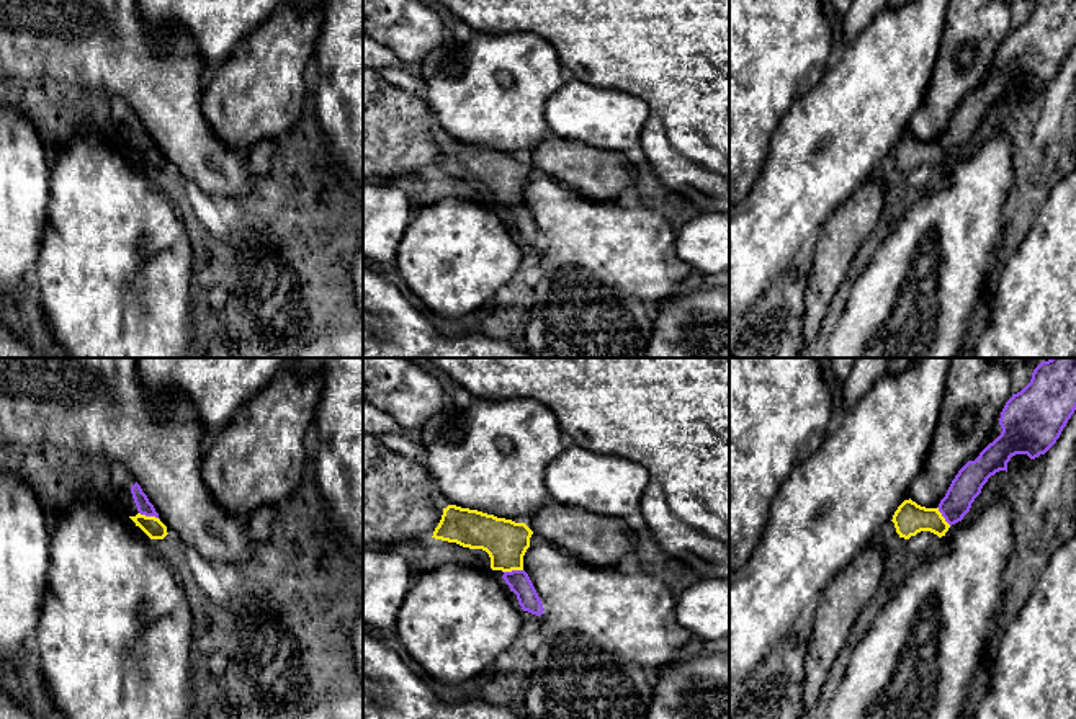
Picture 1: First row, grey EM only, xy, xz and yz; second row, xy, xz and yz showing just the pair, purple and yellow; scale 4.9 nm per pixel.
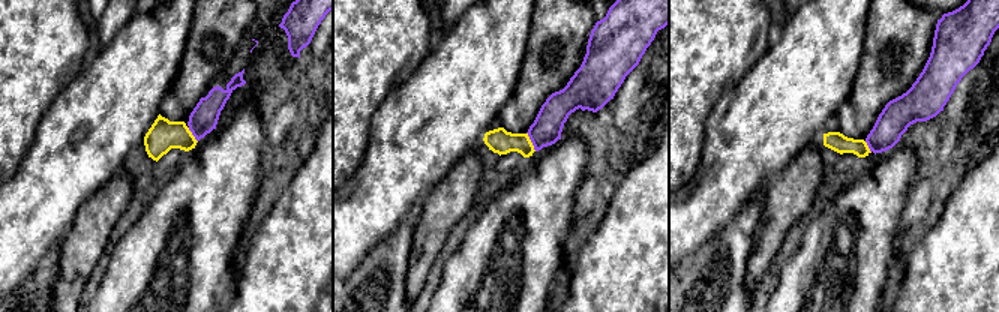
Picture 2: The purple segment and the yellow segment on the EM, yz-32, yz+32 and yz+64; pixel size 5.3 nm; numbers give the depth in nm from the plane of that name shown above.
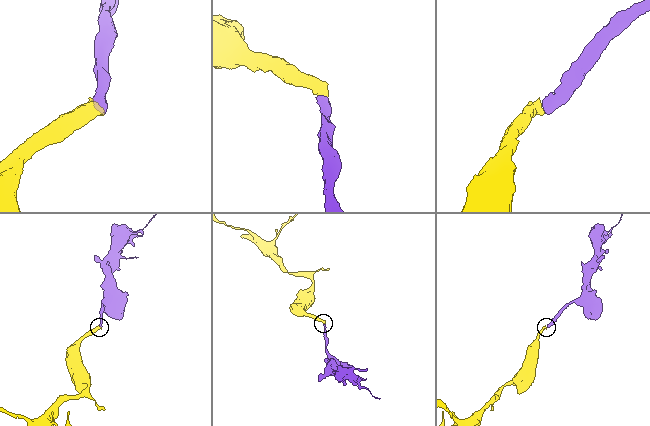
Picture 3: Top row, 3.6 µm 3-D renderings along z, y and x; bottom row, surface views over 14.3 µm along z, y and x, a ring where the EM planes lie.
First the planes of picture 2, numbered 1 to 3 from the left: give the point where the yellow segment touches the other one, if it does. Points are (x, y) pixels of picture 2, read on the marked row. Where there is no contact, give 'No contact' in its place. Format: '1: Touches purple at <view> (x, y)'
1: Touches purple at yz-32 (192, 134)
2: Touches purple at yz+32 (531, 141)
3: Touches purple at yz+64 (869, 147)

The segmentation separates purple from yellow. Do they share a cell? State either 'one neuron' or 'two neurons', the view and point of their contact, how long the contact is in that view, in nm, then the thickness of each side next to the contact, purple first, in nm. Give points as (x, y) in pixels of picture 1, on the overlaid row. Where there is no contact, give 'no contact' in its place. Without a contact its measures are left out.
one neuron; contact xy (149, 515); length 110 nm; calibres 80 and 100 nm

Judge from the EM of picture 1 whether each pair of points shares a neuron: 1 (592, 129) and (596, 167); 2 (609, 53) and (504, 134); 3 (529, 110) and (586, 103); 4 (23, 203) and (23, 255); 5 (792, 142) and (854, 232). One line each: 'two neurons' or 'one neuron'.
1: two neurons
2: two neurons
3: two neurons
4: one neuron
5: two neurons

